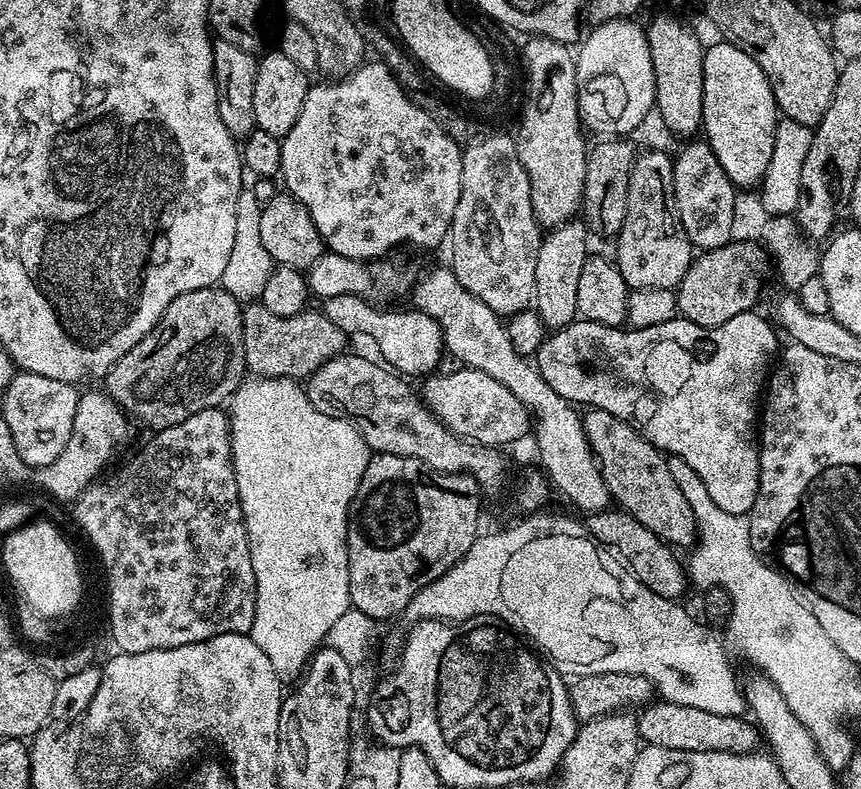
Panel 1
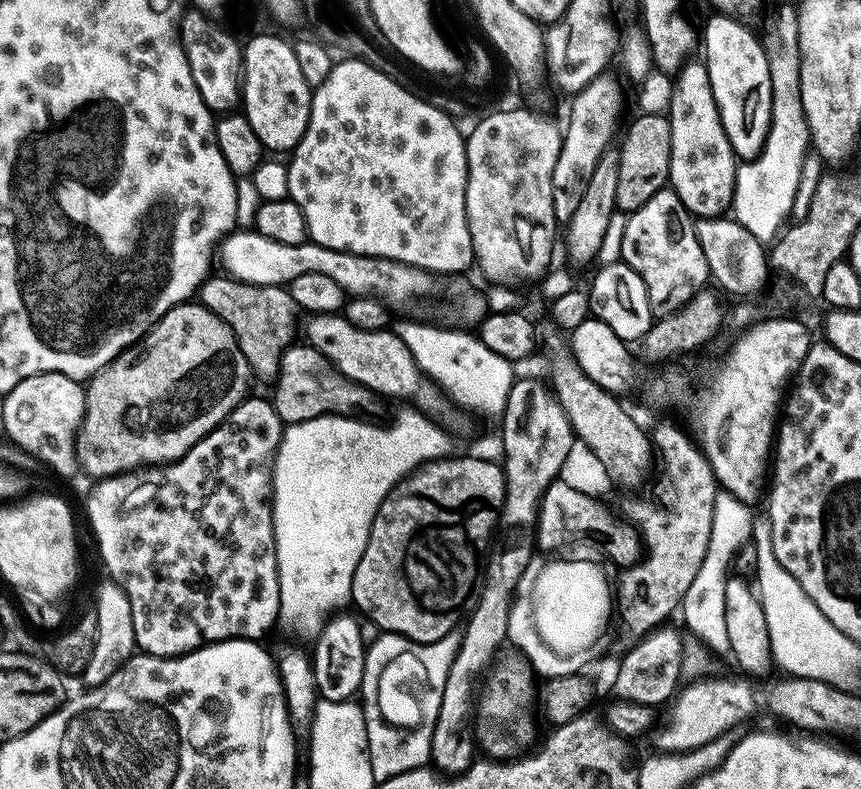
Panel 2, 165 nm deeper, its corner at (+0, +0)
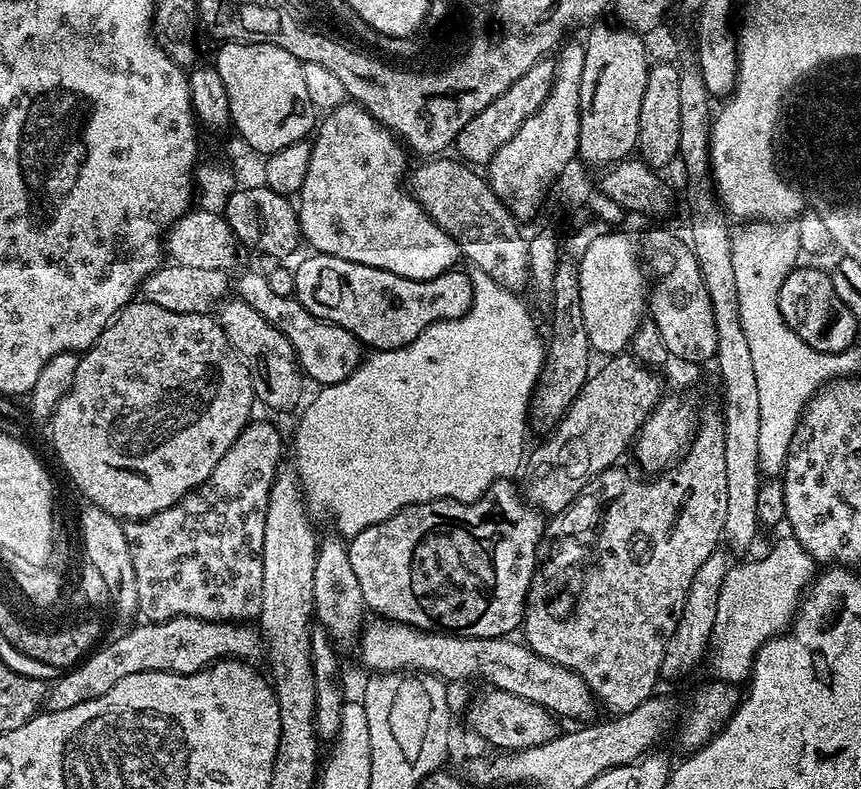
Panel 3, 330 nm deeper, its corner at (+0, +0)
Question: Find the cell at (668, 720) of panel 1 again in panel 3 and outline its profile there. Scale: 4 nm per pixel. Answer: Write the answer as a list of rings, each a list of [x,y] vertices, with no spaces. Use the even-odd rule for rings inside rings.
[[[383,618],[373,619],[373,624],[369,623],[363,629],[362,635],[358,641],[358,649],[360,648],[360,660],[369,669],[372,674],[379,674],[389,670],[419,670],[422,672],[429,672],[431,676],[439,676],[445,682],[452,682],[452,680],[485,680],[488,686],[491,686],[497,692],[509,692],[510,694],[518,694],[518,698],[529,700],[535,704],[540,704],[547,708],[549,712],[555,714],[557,717],[569,716],[570,719],[576,720],[572,722],[592,722],[597,719],[596,708],[598,709],[598,701],[594,693],[590,690],[590,686],[586,686],[586,682],[578,674],[574,674],[572,670],[566,666],[558,666],[554,662],[550,662],[546,658],[542,658],[538,653],[532,651],[527,644],[521,642],[516,638],[505,638],[502,636],[495,636],[494,638],[474,638],[473,636],[457,636],[455,634],[445,634],[442,632],[422,632],[419,628],[411,628],[405,624],[393,624],[391,620]]]

